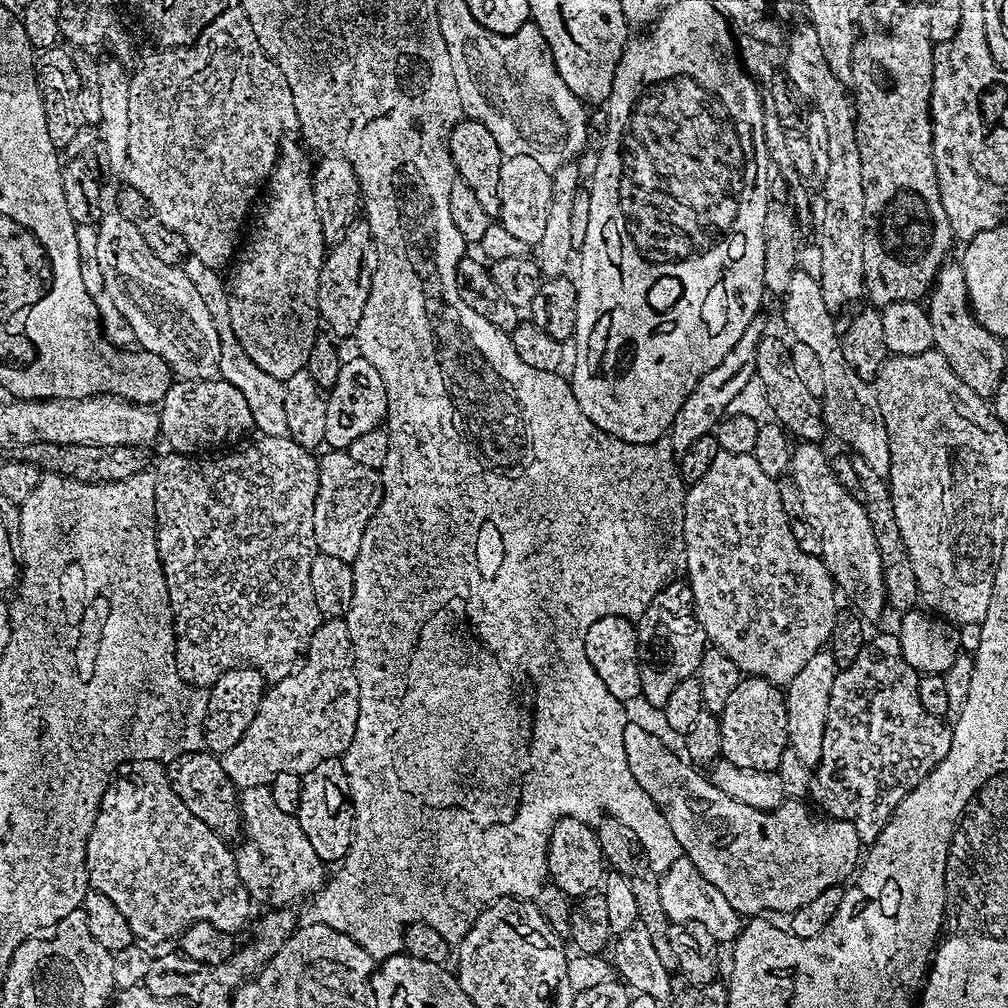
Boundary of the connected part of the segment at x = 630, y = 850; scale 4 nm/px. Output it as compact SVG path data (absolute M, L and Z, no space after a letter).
M604 818L595 825L595 829L607 867L615 875L626 878L626 882L630 885L630 890L634 894L634 902L638 906L637 921L642 926L646 926L646 930L650 934L650 942L654 942L654 950L658 950L658 958L662 958L662 966L666 966L670 970L675 969L676 959L668 937L670 921L666 909L662 906L661 873L654 870L642 842L638 842L638 834L634 834L634 830L630 830L630 826L620 823L615 818Z

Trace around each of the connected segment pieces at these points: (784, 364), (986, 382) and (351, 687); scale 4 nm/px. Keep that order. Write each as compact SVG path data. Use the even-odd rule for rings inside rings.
M772 334L765 336L758 342L756 355L756 376L762 380L766 388L766 398L771 415L787 430L797 441L820 442L826 436L824 423L824 406L821 397L810 394L802 378L798 378L794 370L794 358L787 339L779 340Z
M945 262L936 275L932 291L926 297L926 307L930 326L934 326L934 348L940 352L946 362L950 362L950 370L970 386L972 396L991 398L1000 380L1005 379L1004 344L1001 337L986 330L976 320L972 306L968 302L968 287L963 263Z
M328 618L310 638L310 646L302 657L302 663L286 678L275 681L265 691L254 722L246 734L222 756L224 769L237 789L243 790L271 785L278 774L298 774L314 770L318 762L343 757L344 751L354 742L354 730L358 726L358 678L356 660L352 657L352 643L348 621L344 618Z

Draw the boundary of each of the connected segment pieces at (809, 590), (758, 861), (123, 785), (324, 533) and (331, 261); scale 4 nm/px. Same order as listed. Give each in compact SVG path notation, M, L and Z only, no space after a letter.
M720 452L718 458L702 474L702 478L697 484L691 485L684 493L684 559L683 567L688 567L688 576L686 583L692 587L692 602L696 614L696 621L702 626L702 630L708 636L708 644L722 650L728 658L733 659L734 666L738 666L741 673L748 676L761 676L763 680L768 680L777 686L786 686L829 643L831 631L834 630L835 616L838 609L836 596L838 589L828 572L828 567L824 565L823 559L818 556L806 554L798 546L794 534L788 525L788 515L782 510L782 498L778 494L776 480L767 476L758 466L756 459L750 454L730 454L729 452Z
M630 722L626 726L624 741L626 742L626 758L630 766L630 774L634 774L634 782L638 782L638 786L642 786L642 790L646 790L646 794L650 794L650 798L658 806L658 810L662 810L666 822L670 822L670 830L674 830L674 838L678 838L681 853L690 862L694 862L694 866L698 866L698 870L702 874L702 878L706 878L706 882L710 882L713 886L718 886L718 890L722 890L726 902L730 902L730 906L734 906L734 910L740 913L741 917L756 918L761 914L772 914L768 912L791 914L796 911L798 906L806 906L806 902L810 902L818 894L822 894L822 890L830 890L843 885L857 871L862 860L860 832L850 821L827 820L824 816L812 816L811 810L806 806L807 803L801 802L799 799L785 799L783 804L767 812L758 810L754 806L746 806L746 802L738 802L734 798L730 798L730 794L718 790L718 786L714 786L705 773L704 776L700 773L703 771L699 767L693 766L683 755L675 756L654 733L647 732L642 725L636 724L636 722Z
M130 760L126 764L121 764L115 775L109 779L108 789L105 790L100 808L96 811L94 826L90 830L86 842L86 870L88 871L88 883L91 891L101 892L110 898L110 901L114 902L118 908L119 913L125 916L126 922L130 922L133 937L137 941L145 940L145 942L140 941L145 945L164 944L167 940L172 939L175 941L192 924L198 922L210 922L210 926L214 926L218 930L236 934L239 933L239 928L247 922L252 908L254 909L254 901L249 896L236 869L236 857L233 849L221 840L220 835L213 828L206 826L206 822L202 822L202 818L194 818L194 814L190 814L190 806L186 806L182 802L182 798L178 798L178 794L174 794L174 790L170 786L167 767L158 760Z
M328 450L325 456L319 457L320 473L318 474L318 494L314 502L314 538L319 551L331 554L334 558L342 558L349 562L356 560L362 546L362 534L368 529L372 517L380 509L384 501L384 482L381 473L370 466L362 466L354 462L346 450Z
M357 218L346 230L346 234L337 244L331 245L330 251L325 255L324 265L318 274L318 290L316 291L316 311L329 333L333 337L355 337L358 330L358 322L362 322L362 314L366 311L366 298L370 298L372 289L372 272L376 269L376 240L372 237L372 231L368 221Z

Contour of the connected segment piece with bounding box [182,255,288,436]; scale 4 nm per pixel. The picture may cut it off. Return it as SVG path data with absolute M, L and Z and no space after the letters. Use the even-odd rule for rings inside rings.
M189 255L182 267L184 273L190 278L190 282L194 282L194 290L198 290L198 294L201 296L203 304L206 305L206 310L210 310L210 314L214 318L214 326L218 330L218 342L220 343L219 379L230 382L230 386L238 386L238 390L242 390L246 402L250 402L252 422L259 435L288 435L284 381L266 374L266 370L257 366L250 358L250 354L246 354L246 350L242 350L242 346L236 340L234 326L230 322L230 302L228 301L228 284L225 277L223 280L217 269L206 266L206 262L202 262L202 258L194 255Z

